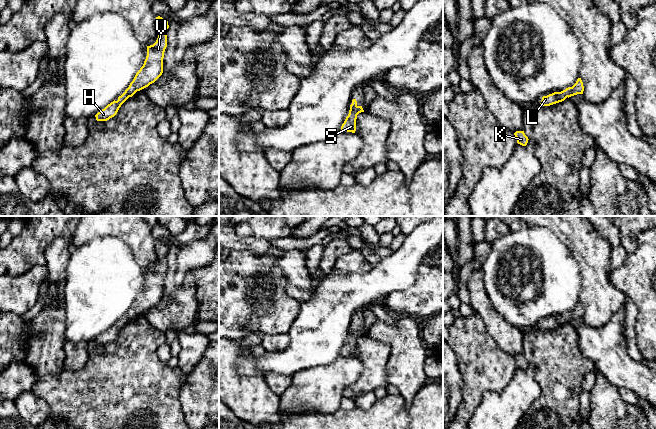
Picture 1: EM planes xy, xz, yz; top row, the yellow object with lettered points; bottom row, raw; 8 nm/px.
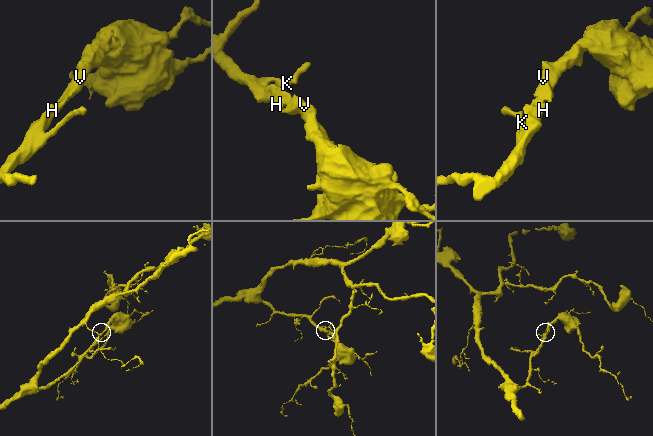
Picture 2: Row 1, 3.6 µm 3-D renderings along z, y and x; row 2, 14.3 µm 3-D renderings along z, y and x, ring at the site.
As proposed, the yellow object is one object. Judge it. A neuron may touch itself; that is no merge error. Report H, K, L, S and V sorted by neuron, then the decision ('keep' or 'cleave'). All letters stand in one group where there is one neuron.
H K L S V | keep

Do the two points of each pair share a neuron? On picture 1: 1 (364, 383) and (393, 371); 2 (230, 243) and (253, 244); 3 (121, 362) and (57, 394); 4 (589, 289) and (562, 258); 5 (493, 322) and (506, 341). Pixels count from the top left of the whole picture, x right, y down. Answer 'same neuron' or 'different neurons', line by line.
1: different neurons
2: same neuron
3: same neuron
4: different neurons
5: same neuron

